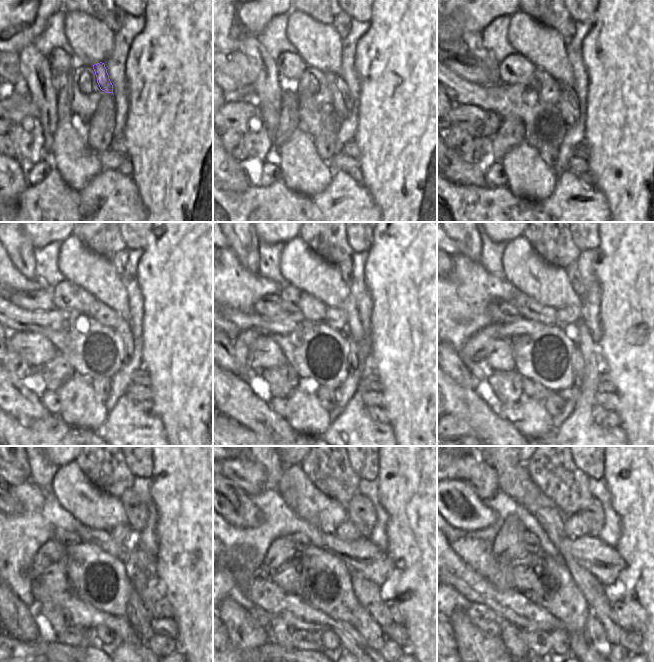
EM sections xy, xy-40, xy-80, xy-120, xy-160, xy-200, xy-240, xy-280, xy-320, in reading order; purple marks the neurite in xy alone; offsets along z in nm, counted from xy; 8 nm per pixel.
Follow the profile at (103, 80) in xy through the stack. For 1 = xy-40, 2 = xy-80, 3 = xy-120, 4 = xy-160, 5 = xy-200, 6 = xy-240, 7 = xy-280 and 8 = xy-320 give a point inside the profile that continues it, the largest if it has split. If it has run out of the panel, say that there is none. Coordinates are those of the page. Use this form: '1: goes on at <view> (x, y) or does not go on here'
1: goes on at xy-40 (341, 95)
2: goes on at xy-80 (568, 103)
3: goes on at xy-120 (123, 328)
4: goes on at xy-160 (353, 359)
5: goes on at xy-200 (578, 370)
6: goes on at xy-240 (139, 618)
7: goes on at xy-280 (370, 631)
8: goes on at xy-320 (595, 634)

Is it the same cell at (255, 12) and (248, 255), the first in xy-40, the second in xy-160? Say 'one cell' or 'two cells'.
two cells

